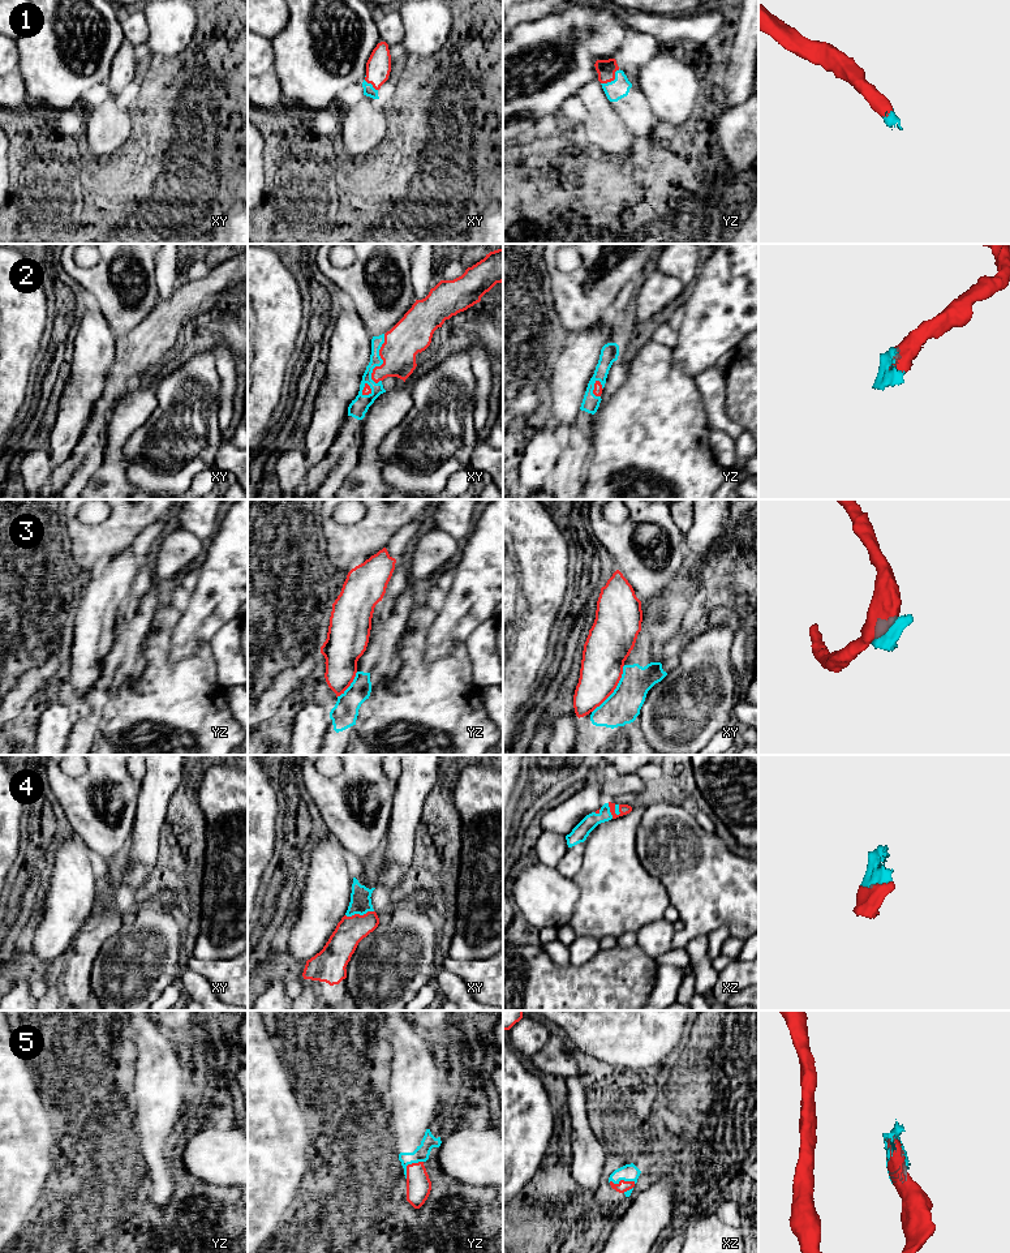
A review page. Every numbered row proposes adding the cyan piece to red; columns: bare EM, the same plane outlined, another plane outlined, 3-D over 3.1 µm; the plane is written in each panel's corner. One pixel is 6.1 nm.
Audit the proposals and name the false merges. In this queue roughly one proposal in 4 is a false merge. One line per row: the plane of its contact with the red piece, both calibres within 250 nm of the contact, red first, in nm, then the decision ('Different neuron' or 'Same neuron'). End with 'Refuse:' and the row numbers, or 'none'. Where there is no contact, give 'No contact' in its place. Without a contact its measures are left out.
1: Touches red in yz. Thickness 120 nm (red) against 120 nm. Same neuron
2: Touches red in xy. Thickness 240 nm (red) against 80 nm. Same neuron
3: Touches red in xy. Thickness 280 nm (red) against 220 nm. Different neuron
4: Touches red in xy. Thickness 180 nm (red) against 130 nm. Same neuron
5: Touches red in yz. Thickness 160 nm (red) against 100 nm. Same neuron
Refuse: 3

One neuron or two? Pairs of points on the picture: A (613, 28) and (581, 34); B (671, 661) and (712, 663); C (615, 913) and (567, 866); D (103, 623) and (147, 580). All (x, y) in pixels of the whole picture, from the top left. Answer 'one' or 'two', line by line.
A: one
B: two
C: two
D: one

